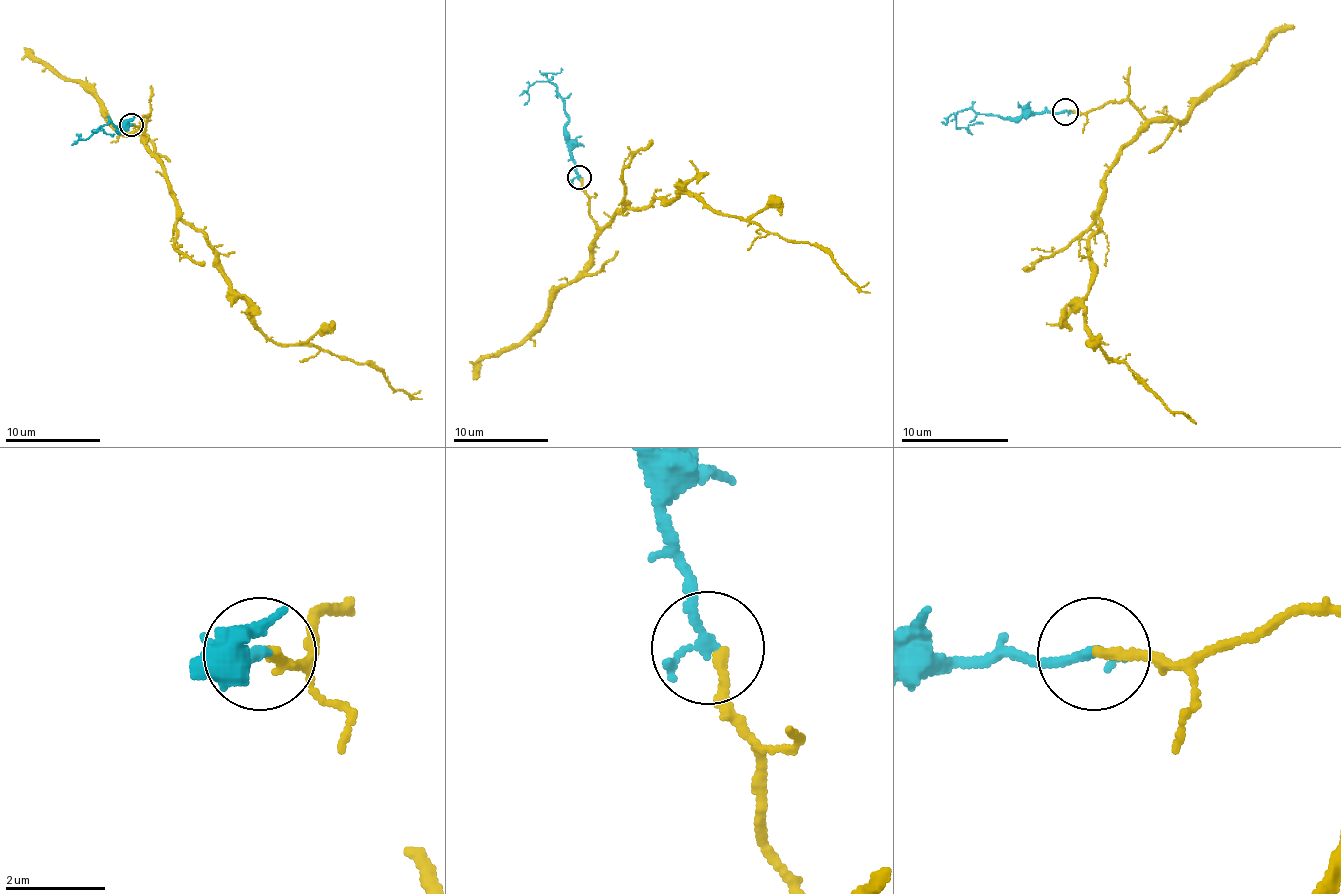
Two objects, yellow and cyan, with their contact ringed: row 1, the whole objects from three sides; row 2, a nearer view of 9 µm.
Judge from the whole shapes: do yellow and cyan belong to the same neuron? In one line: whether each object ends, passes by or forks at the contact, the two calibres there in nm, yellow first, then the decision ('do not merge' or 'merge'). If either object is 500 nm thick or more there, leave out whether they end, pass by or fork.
yellow ends there; cyan ends there; 190 nm thick on the yellow side, 240 nm on the other; merge

